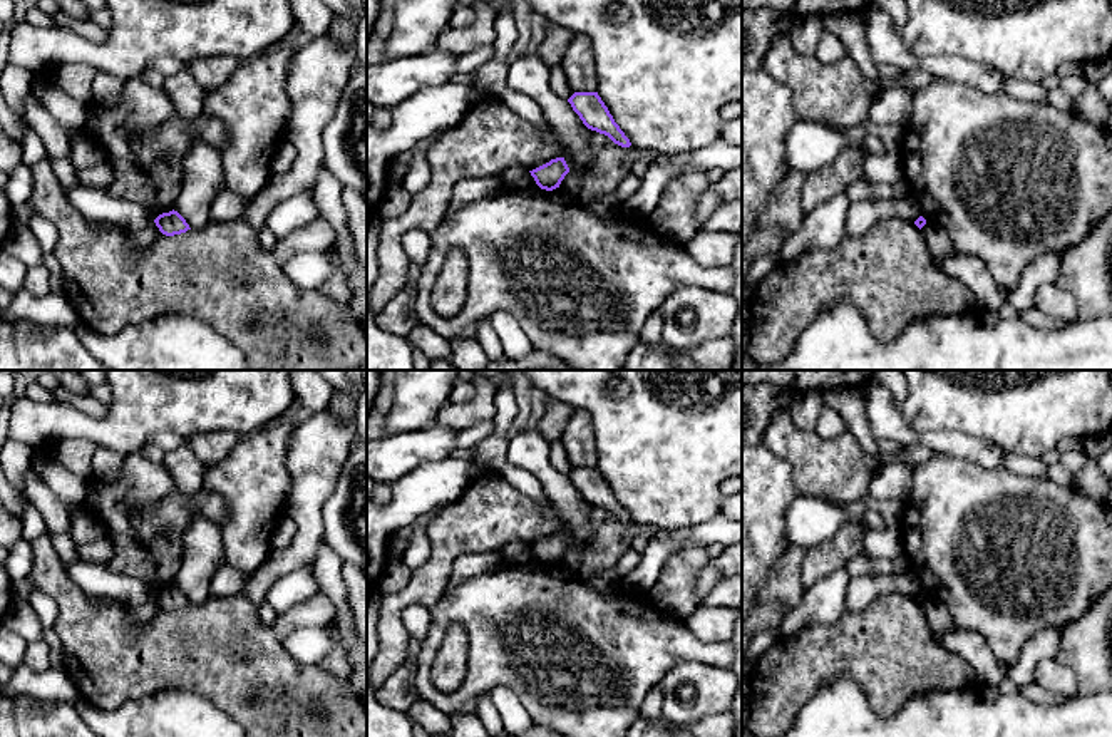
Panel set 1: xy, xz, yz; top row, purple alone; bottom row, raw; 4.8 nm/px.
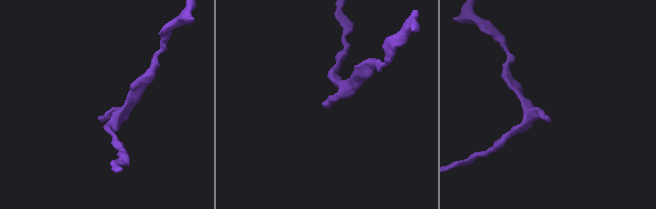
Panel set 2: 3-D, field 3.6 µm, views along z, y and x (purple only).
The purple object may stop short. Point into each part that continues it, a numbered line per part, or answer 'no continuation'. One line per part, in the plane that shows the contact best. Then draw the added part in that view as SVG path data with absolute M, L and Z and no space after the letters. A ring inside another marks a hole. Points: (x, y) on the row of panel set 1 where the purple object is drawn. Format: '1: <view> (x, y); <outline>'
no continuation

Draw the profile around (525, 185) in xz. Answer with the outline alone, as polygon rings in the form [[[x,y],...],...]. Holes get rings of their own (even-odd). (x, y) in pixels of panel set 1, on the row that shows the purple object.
[[[528,173],[514,181],[506,183],[506,189],[517,191],[521,194],[534,194],[539,186],[536,184],[531,173]]]

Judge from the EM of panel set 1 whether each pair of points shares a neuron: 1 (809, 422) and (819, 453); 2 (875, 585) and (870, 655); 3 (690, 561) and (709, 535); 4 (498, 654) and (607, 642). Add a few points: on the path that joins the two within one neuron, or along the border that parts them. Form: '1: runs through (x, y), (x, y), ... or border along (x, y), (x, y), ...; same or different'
1: border along (787, 407), (789, 417), (797, 427), (814, 431); different
2: border along (913, 598), (880, 593), (848, 613); different
3: border along (705, 546), (684, 545), (665, 563); different
4: runs through (525, 644), (580, 644); same

